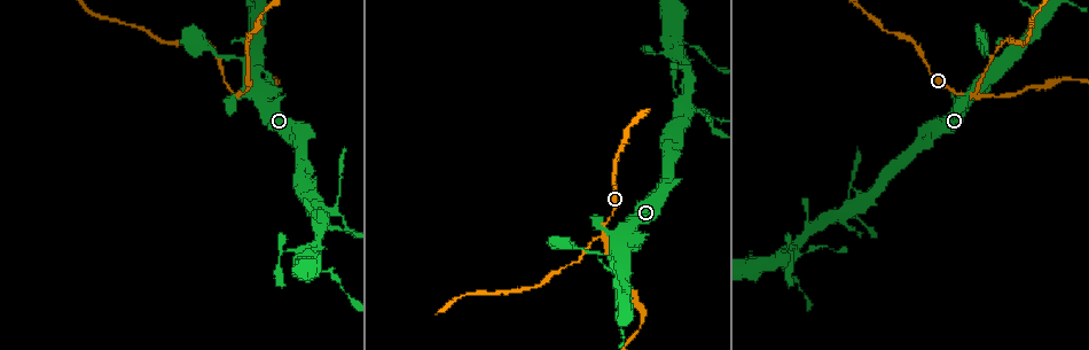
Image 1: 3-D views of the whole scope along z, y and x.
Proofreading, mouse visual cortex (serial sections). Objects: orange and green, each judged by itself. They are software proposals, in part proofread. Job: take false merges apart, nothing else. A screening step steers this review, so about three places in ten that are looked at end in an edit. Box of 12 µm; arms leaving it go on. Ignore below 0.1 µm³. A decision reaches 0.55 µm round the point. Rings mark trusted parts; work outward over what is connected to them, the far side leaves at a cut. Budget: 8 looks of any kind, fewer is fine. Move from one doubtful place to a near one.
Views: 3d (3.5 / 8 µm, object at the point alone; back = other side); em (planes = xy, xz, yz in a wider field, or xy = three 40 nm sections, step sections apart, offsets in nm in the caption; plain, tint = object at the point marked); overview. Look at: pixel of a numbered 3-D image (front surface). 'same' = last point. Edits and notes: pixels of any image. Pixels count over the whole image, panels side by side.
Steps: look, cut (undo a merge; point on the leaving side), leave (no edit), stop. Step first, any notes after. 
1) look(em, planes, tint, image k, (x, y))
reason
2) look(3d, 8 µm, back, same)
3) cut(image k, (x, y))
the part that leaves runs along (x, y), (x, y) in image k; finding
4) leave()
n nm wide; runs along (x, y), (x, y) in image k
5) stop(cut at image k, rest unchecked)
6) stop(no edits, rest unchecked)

look(3d, 8 µm, image 1, (239, 95))
arms part here

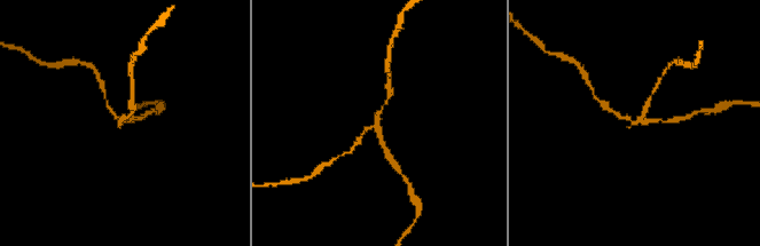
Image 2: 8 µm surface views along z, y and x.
look(3d, 3.5 µm, image 2, (379, 122))
zoom in

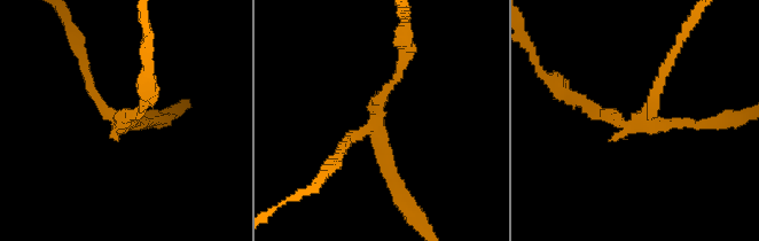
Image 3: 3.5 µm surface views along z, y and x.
look(em, xy, step 3, tint, image 3, (376, 122))
3 arms; arms of 150, 150, 150 nm; need the tissue

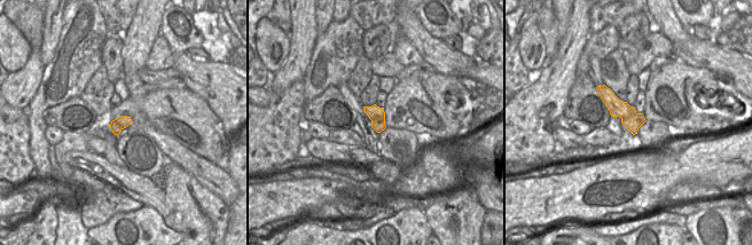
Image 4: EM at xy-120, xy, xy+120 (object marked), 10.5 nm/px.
cut(image 3, (656, 90))
a second cell is stuck on

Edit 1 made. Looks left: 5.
look(overview)
redraw

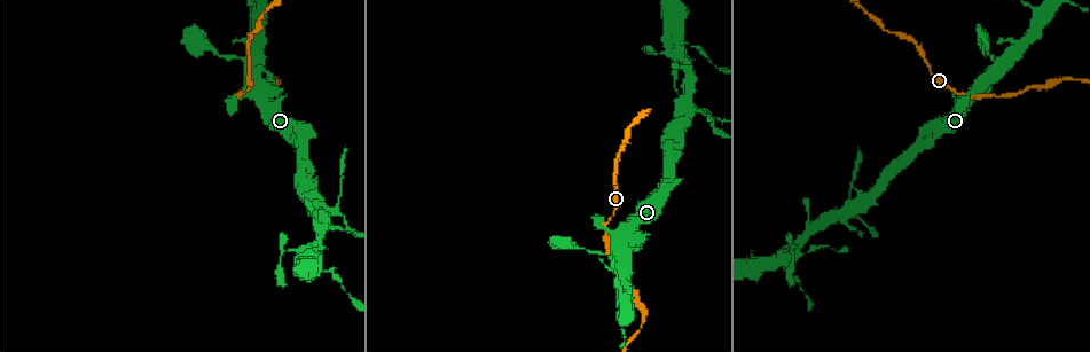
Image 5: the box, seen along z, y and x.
look(3d, 8 µm, back, image 5, (1036, 14))
three-way junction

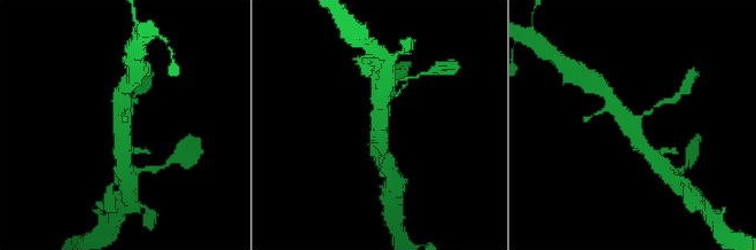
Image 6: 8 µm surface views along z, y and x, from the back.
look(3d, 3.5 µm, back, image 6, (125, 124))
closer look

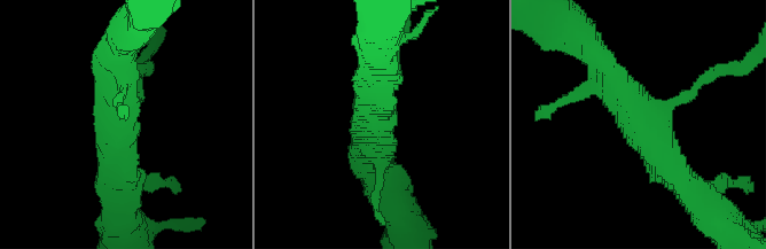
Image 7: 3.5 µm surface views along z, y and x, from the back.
leave()
runs along (694, 195), (624, 96), (591, 90) in image 7; continuous, no second cell

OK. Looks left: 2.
look(3d, 3.5 µm, image 5, (696, 108))
abrupt turn

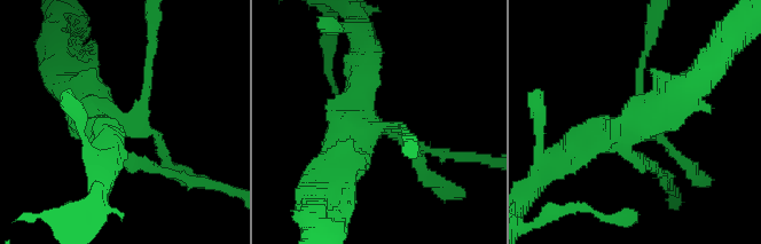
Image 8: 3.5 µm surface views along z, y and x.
look(em, xy, step 1, tint, image 8, (375, 130))
now the EM

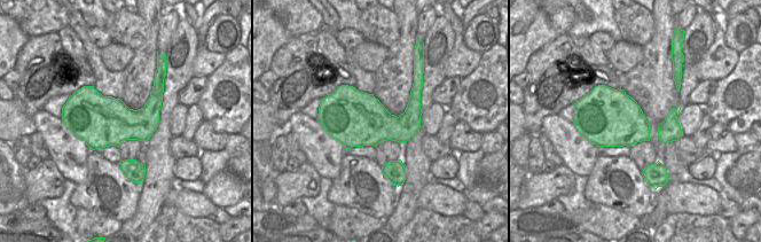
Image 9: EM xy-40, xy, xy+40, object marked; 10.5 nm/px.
leave()
all the same cell

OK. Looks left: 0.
stop(cut at image 3, rest unchecked)

